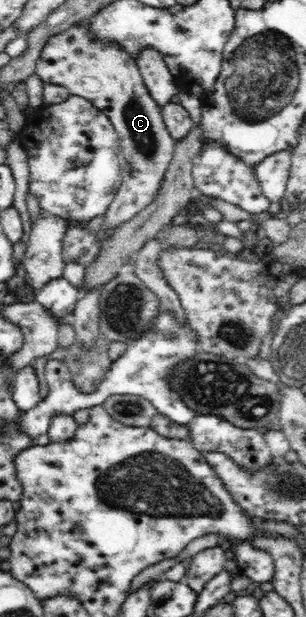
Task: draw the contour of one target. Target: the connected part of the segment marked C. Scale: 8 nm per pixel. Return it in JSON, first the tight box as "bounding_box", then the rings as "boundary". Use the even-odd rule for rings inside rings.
{"bounding_box":[35,19,177,227],"boundary":[[[88,19],[82,23],[76,22],[62,33],[50,37],[41,51],[39,60],[36,61],[35,74],[44,84],[62,85],[69,90],[71,95],[88,99],[88,102],[110,119],[116,129],[128,168],[124,170],[122,185],[118,188],[112,204],[106,211],[104,227],[119,227],[120,223],[126,223],[128,219],[132,220],[132,217],[153,203],[173,158],[177,143],[176,139],[172,138],[171,131],[167,129],[167,123],[164,122],[163,107],[160,107],[159,103],[148,93],[147,87],[144,86],[138,59],[134,58],[130,50],[126,50],[124,46],[111,41],[93,39],[93,35],[87,29],[88,24]]]}

